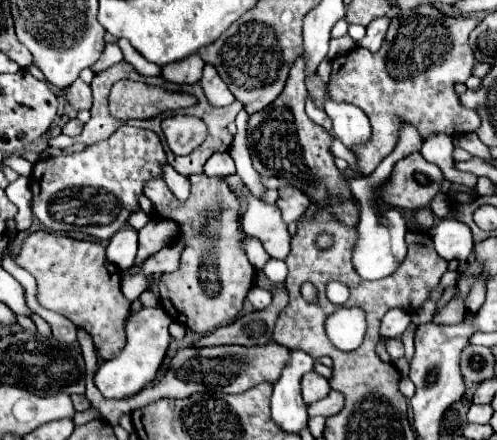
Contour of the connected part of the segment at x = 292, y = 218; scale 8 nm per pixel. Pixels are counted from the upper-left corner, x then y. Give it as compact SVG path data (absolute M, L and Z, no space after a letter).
M283 186L279 188L279 198L277 198L277 206L283 214L283 222L285 224L291 224L291 222L297 222L299 216L309 208L309 198L297 190L297 188L291 188L291 186Z

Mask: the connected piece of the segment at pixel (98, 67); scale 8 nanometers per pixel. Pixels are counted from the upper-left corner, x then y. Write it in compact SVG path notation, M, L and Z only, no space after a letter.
M107 44L105 50L103 50L103 54L101 54L101 58L91 66L91 70L97 74L97 72L103 72L105 68L121 62L121 60L123 60L123 54L121 54L119 46L117 44Z

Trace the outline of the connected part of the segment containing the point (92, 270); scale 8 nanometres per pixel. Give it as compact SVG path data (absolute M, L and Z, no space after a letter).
M47 230L31 232L15 256L15 262L31 272L37 280L37 300L43 308L69 318L75 326L93 336L97 352L103 360L115 358L125 344L123 322L129 316L129 300L121 294L119 272L105 258L105 248L99 242L73 240Z

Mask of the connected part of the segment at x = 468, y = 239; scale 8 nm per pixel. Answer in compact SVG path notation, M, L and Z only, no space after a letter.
M445 218L437 226L429 230L435 250L439 256L445 260L459 260L465 262L473 250L473 236L467 224L455 220L455 218Z

